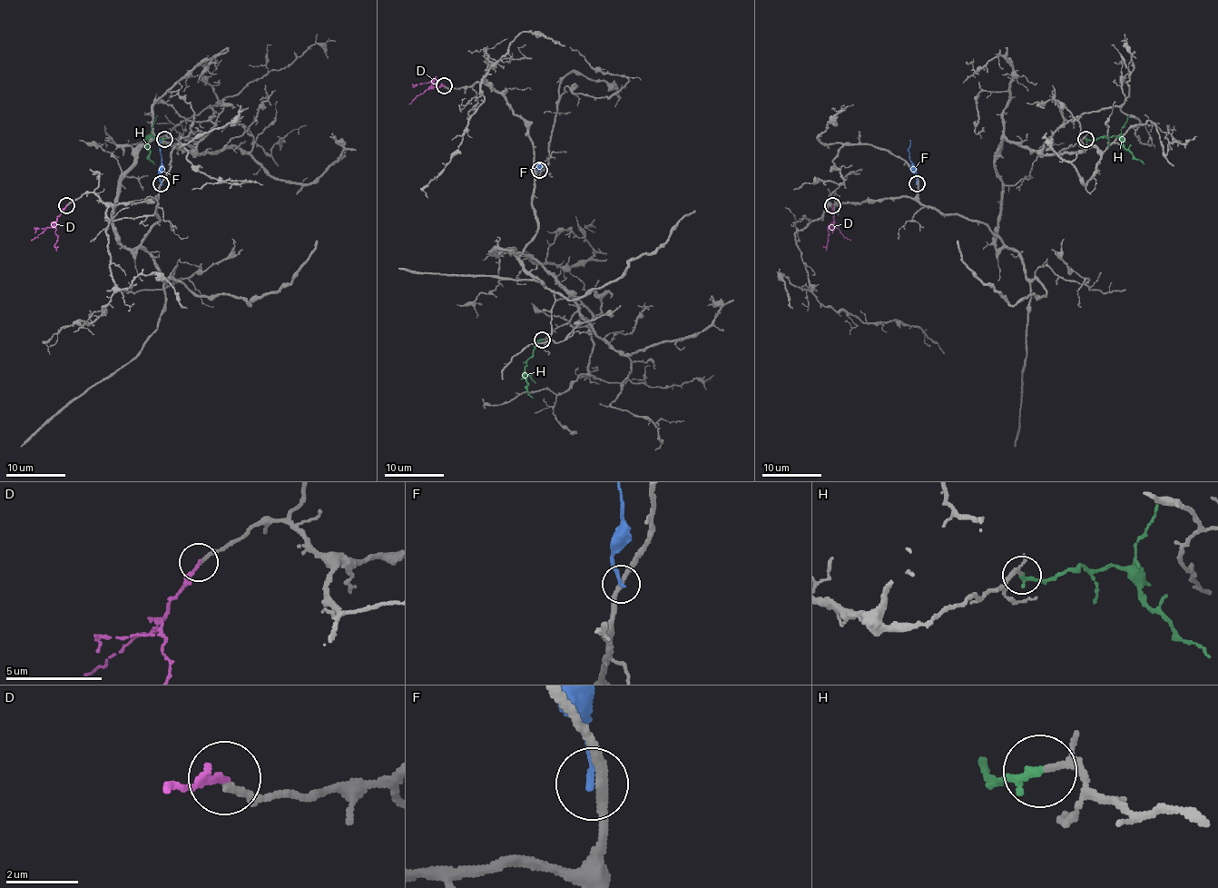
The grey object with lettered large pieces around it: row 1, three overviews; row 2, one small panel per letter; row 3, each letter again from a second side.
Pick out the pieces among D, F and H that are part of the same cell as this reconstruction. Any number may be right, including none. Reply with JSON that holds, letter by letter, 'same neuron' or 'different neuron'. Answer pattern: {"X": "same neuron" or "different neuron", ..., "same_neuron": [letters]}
{"D": "different neuron", "F": "different neuron", "H": "same neuron", "same_neuron": ["H"]}

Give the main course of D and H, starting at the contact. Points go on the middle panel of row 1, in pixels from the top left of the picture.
D: (444, 85), (432, 86), (417, 95), (409, 104)
H: (543, 340), (536, 343), (525, 369), (527, 393), (532, 398)

